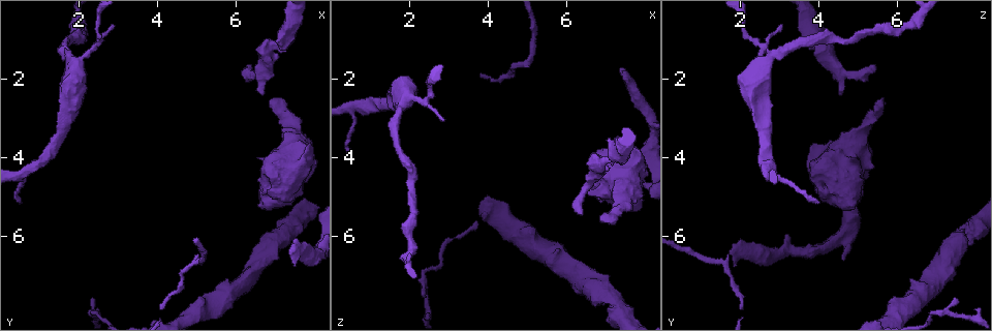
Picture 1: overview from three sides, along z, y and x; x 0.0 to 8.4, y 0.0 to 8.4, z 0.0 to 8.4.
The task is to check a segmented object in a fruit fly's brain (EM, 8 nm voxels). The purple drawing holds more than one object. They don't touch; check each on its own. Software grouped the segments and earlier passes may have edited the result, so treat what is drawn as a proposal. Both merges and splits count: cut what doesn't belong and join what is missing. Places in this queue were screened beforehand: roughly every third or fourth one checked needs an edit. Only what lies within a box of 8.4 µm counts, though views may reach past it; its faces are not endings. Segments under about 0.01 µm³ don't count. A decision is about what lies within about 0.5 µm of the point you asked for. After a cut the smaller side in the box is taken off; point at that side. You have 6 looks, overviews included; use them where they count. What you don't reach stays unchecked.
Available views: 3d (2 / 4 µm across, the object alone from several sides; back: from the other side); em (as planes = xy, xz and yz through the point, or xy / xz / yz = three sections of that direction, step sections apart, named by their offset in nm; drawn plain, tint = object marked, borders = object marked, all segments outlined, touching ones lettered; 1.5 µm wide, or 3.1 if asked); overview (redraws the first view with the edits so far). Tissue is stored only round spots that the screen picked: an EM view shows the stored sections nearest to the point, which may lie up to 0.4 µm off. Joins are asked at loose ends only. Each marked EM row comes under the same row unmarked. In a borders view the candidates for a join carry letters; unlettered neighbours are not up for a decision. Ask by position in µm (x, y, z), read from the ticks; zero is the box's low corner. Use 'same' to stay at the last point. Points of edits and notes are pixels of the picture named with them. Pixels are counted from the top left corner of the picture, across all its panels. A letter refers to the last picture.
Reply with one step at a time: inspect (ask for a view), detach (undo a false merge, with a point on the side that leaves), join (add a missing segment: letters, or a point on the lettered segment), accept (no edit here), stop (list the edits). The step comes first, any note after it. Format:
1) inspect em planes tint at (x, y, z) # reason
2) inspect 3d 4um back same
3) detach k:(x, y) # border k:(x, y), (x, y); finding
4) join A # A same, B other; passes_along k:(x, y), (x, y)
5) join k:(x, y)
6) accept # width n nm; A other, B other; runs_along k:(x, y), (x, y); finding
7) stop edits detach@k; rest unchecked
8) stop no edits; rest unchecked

inspect em planes borders at (6.45, 1.70, 5.40) # branch stops here

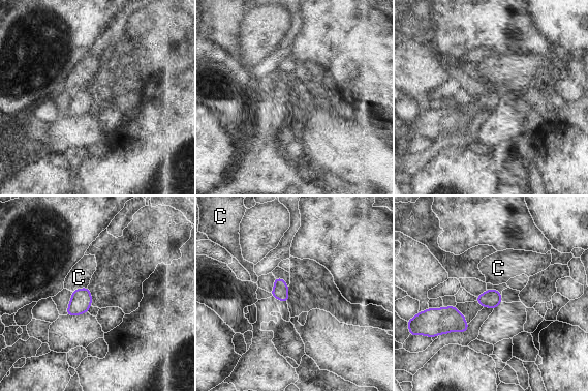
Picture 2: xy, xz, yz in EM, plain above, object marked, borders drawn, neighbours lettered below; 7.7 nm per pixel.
accept # C other; border 2:(87, 286), (75, 289), (72, 292); none of them fits

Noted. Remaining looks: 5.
inspect em planes tint at (7.85, 3.70, 3.85) # thick end

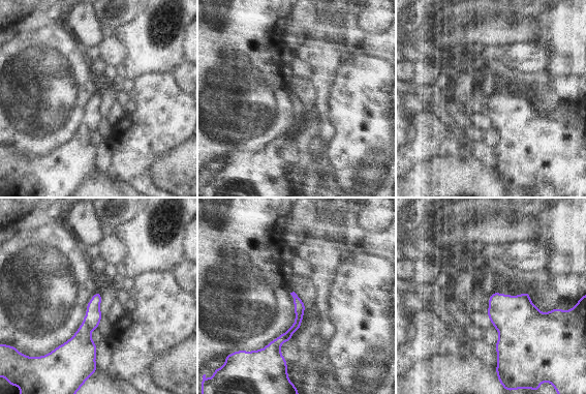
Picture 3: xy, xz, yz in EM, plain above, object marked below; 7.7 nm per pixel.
inspect em planes borders same

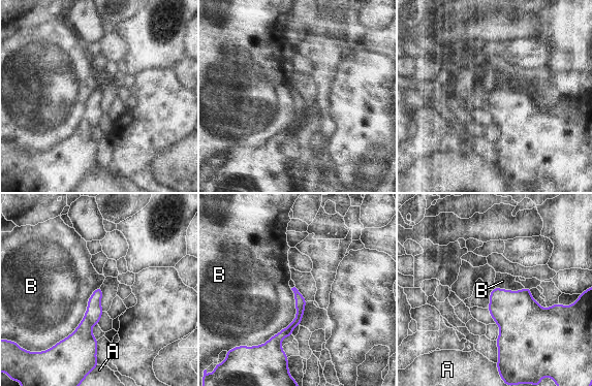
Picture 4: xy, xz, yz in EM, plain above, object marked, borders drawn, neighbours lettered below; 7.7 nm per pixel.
accept # longest_contact B 550 nm; A other, B other; border 4:(291, 288), (296, 318), (251, 347); none of them fits

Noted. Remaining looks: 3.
inspect em planes borders at (4.15, 7.80, 1.95) # thin end

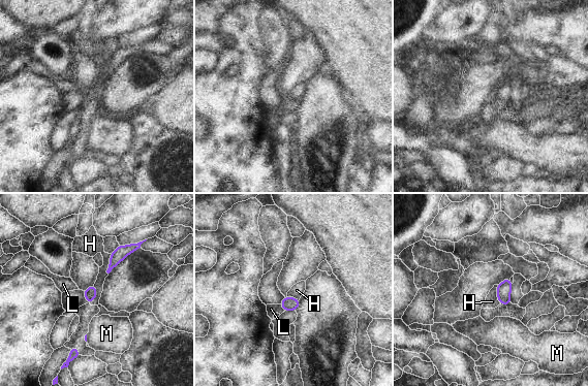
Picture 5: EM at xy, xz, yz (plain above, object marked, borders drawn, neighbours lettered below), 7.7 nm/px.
join L # H other, L same, M other; passes_along 5:(288, 303), (282, 308), (271, 309); it goes on there

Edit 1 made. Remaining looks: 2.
stop edits join@5; rest unchecked

